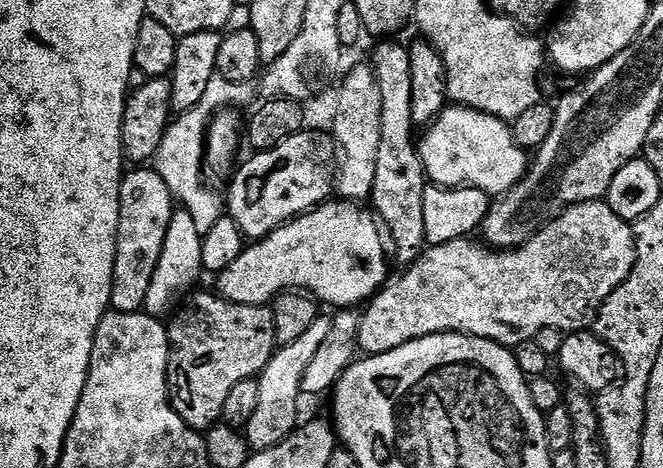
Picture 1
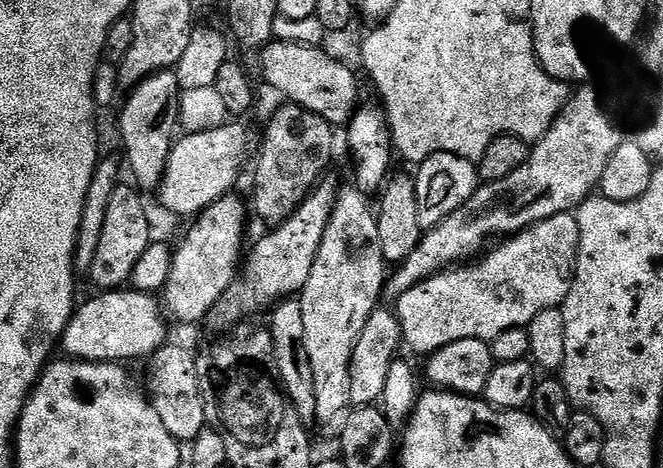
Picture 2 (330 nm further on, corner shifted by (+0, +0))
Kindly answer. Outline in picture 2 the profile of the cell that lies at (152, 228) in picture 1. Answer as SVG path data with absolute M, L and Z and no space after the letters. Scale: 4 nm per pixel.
M117 186L110 198L106 226L102 230L102 242L90 269L90 277L100 290L120 290L131 281L132 271L138 266L142 254L146 254L149 244L153 243L152 224L144 209L145 197L135 187Z

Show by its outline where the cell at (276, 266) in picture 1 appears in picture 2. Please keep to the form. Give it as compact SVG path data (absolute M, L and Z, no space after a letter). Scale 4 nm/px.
M108 290L96 295L100 296L85 304L83 301L77 307L72 321L66 326L62 337L65 357L97 362L129 362L144 356L144 360L151 358L169 339L169 321L155 295L135 290Z

